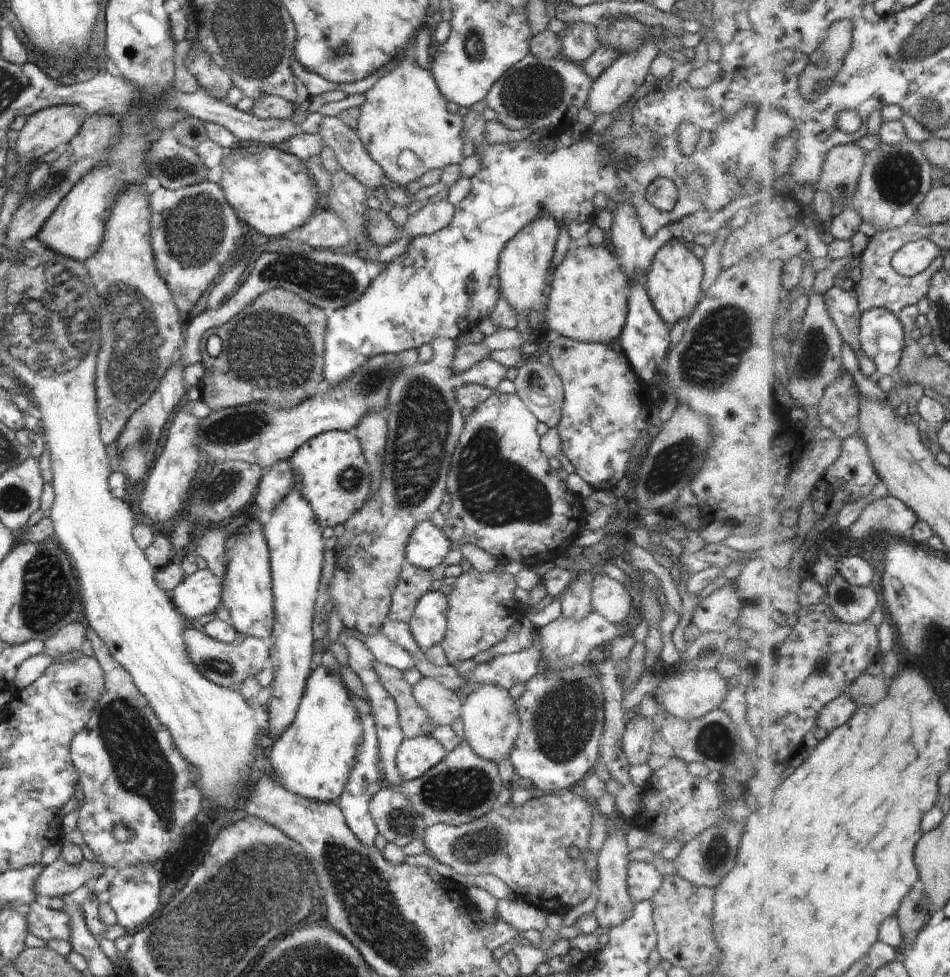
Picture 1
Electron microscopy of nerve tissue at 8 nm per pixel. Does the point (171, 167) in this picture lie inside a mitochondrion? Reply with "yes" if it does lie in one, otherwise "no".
yes

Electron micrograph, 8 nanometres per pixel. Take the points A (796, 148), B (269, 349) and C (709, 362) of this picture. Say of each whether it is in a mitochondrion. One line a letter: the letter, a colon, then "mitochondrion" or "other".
A: mitochondrion
B: mitochondrion
C: mitochondrion

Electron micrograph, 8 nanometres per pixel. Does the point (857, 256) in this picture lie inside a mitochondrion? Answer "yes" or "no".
no

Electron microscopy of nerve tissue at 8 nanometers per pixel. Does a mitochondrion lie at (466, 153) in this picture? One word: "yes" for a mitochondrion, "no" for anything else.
no

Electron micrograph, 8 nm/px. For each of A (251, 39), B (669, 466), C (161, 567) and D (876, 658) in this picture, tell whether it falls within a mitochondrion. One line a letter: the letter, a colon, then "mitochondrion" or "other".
A: mitochondrion
B: mitochondrion
C: other
D: other

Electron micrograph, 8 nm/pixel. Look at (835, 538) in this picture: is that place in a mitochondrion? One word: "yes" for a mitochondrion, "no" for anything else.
no

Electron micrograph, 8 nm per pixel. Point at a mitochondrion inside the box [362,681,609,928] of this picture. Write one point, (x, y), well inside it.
(462, 791)

